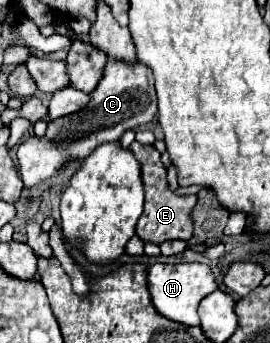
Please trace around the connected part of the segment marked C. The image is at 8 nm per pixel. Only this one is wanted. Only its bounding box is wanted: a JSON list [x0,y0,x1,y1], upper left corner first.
[17,61,157,187]

